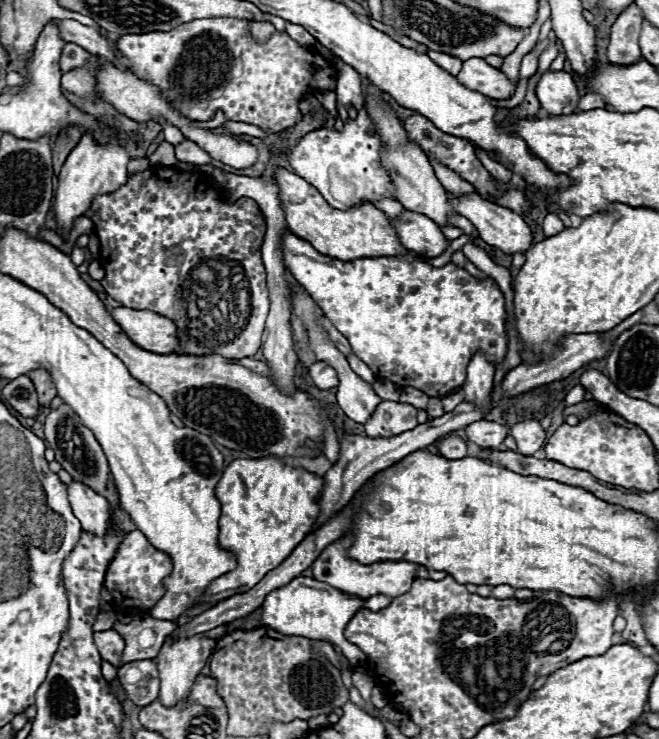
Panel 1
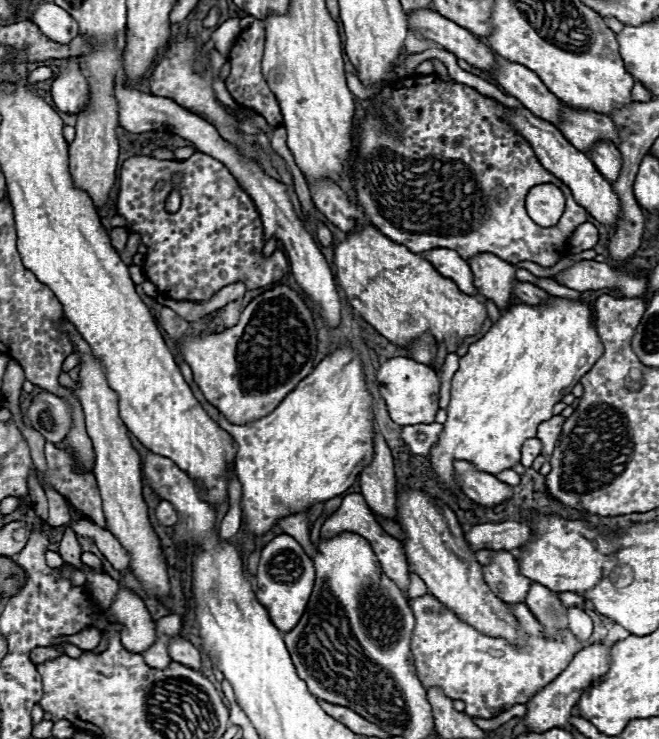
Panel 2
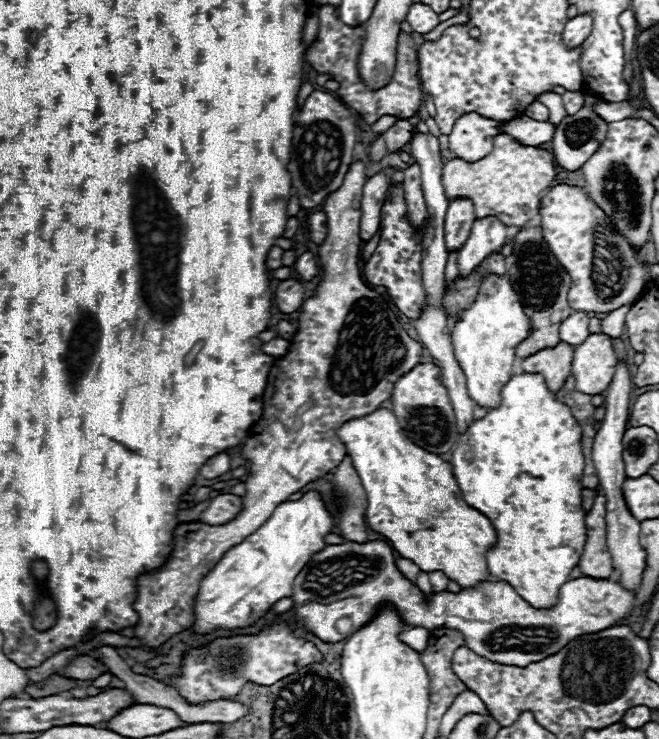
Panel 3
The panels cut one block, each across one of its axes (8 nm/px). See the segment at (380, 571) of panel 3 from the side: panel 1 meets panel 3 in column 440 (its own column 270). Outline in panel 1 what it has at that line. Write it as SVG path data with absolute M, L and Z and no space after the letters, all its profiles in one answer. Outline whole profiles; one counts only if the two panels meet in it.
M300 576L300 578L294 578L290 584L276 588L274 592L270 592L264 598L260 622L262 622L262 626L268 626L284 636L302 636L308 640L326 640L330 644L336 644L336 646L340 646L342 654L352 662L354 670L360 670L355 672L372 676L369 668L370 662L366 655L344 638L346 624L362 606L364 606L364 600L358 596L338 592L336 588L332 588L324 582Z

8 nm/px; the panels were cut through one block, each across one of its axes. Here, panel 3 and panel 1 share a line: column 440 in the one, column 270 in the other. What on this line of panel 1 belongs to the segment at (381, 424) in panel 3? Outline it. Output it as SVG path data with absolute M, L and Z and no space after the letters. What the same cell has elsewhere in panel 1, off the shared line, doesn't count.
M272 458L234 460L216 486L216 498L222 504L218 544L222 550L232 552L236 568L216 578L204 590L206 596L198 598L198 606L214 606L230 596L248 592L270 570L278 568L306 534L310 534L320 512L318 498L322 486L324 480L316 474L310 474L304 468L286 466Z

